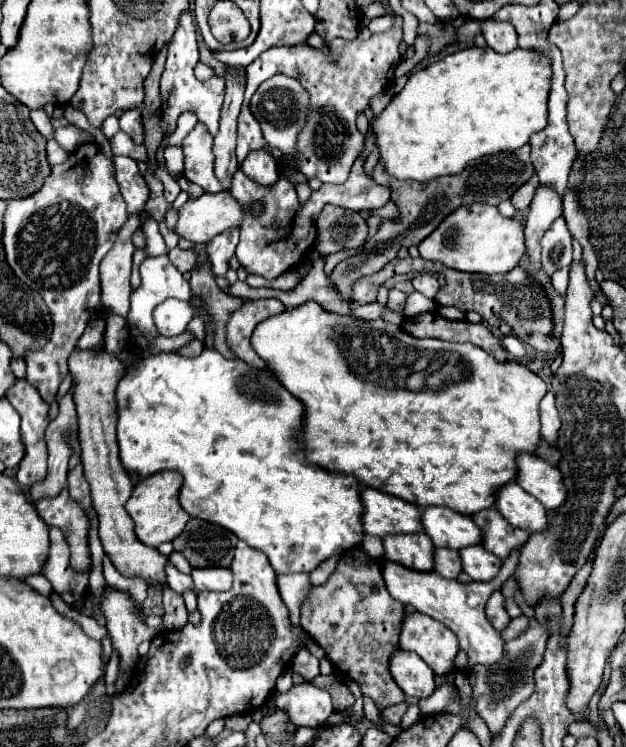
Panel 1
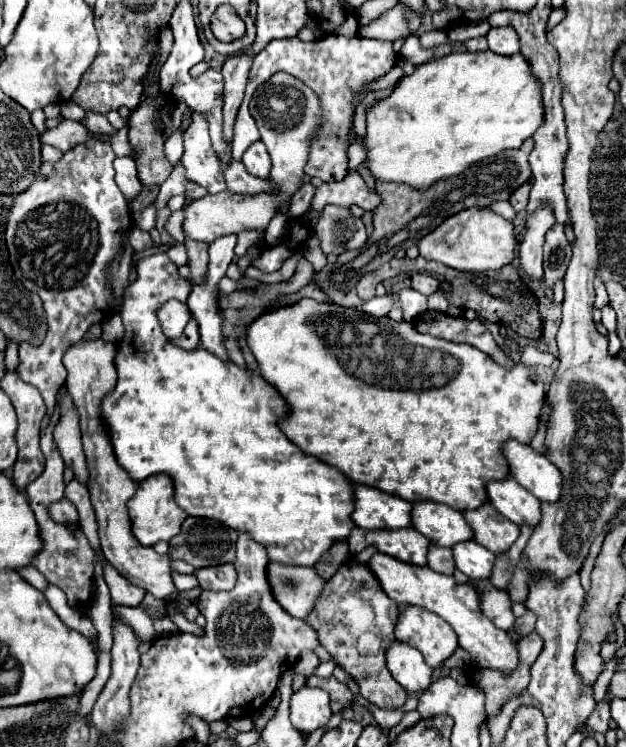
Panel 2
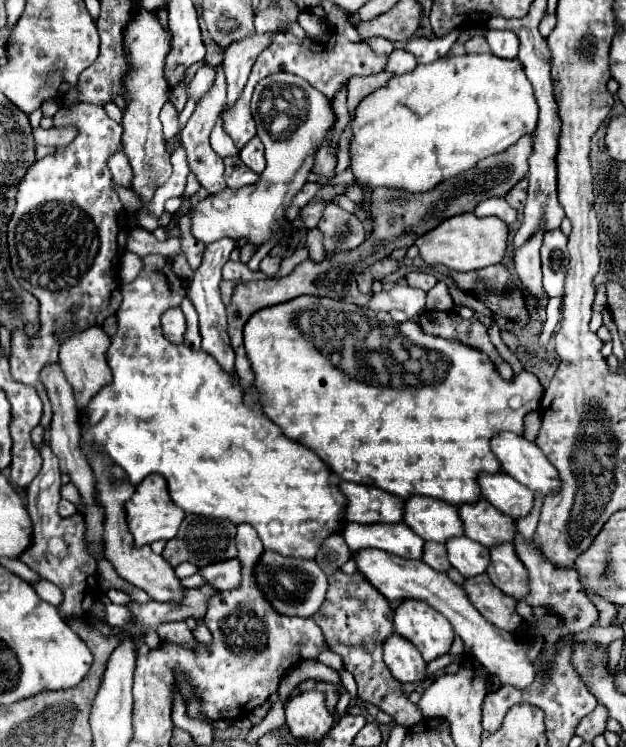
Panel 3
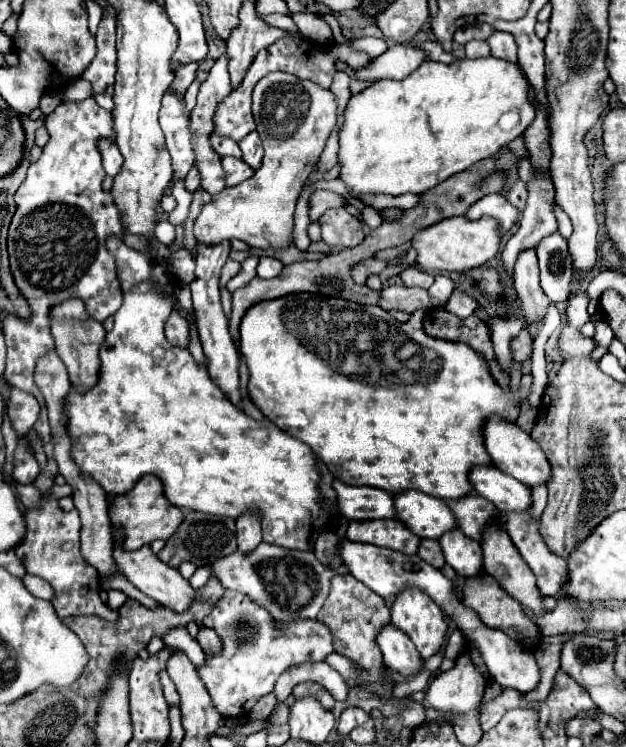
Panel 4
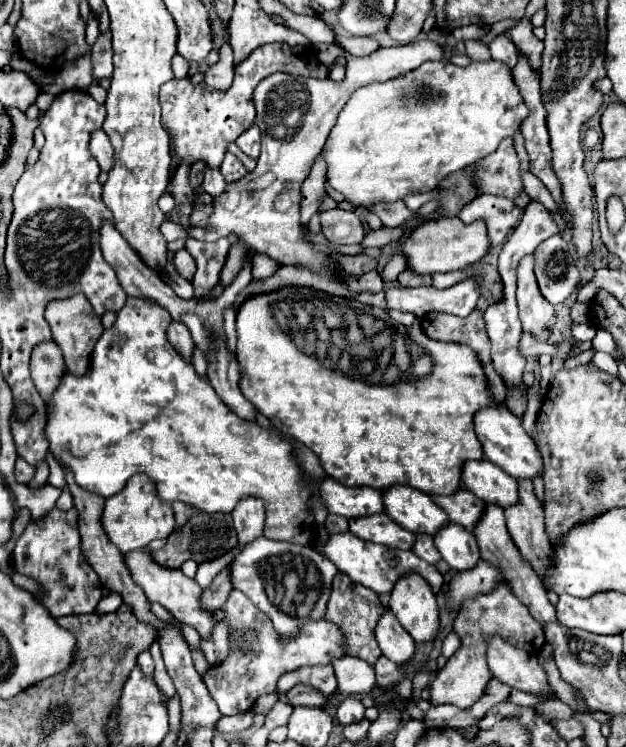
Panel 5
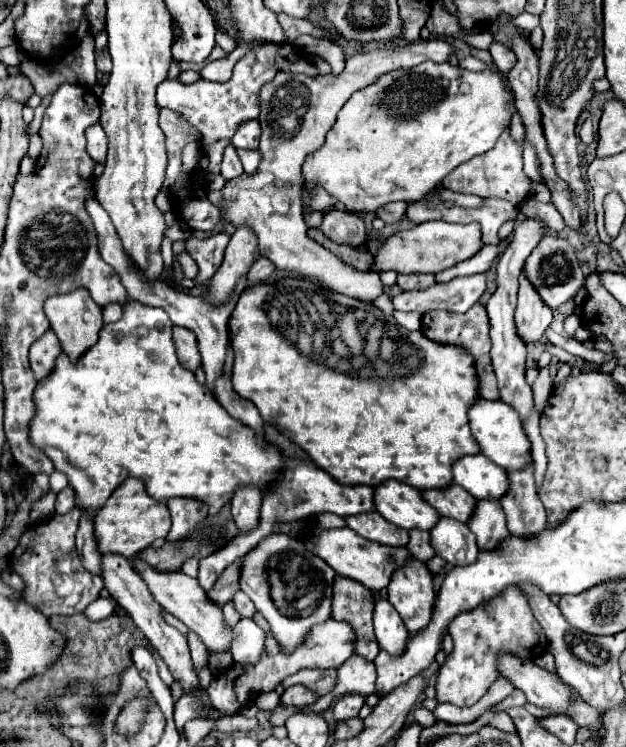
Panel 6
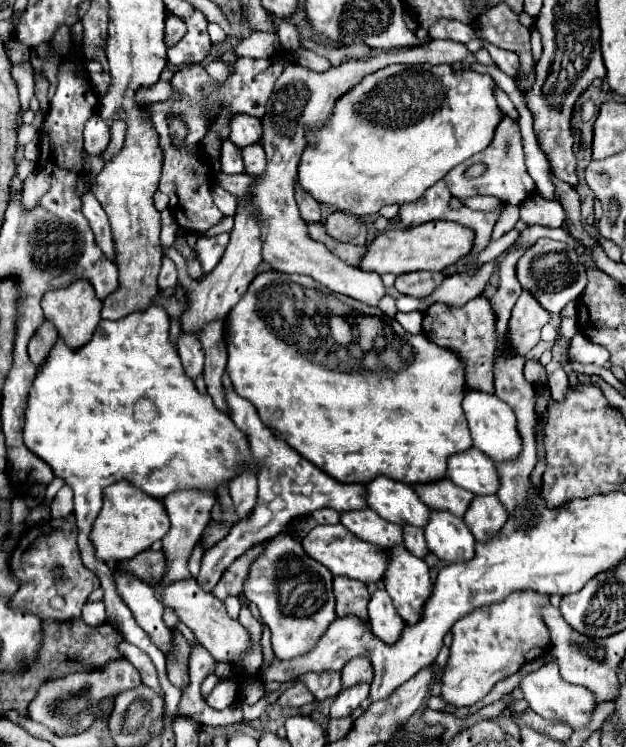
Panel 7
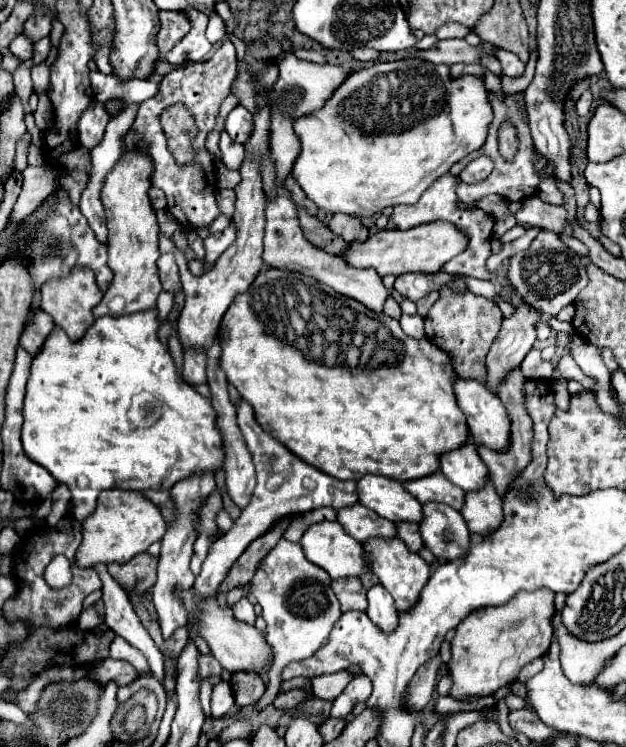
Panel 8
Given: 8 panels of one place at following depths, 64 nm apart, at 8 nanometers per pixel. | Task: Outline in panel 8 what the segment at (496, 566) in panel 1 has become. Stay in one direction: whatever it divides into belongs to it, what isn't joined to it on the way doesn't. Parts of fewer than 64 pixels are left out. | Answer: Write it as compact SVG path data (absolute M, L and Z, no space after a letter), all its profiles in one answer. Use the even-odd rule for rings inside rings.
M436 502L422 504L420 534L424 546L440 560L464 556L470 542L470 532L460 512Z

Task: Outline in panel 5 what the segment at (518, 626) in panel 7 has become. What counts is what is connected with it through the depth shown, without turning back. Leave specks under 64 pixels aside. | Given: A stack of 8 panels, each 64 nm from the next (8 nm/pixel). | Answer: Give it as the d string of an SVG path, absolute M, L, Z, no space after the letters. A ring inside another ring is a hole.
M500 584L496 592L490 592L490 596L478 596L472 600L472 604L464 604L452 624L452 630L460 638L460 648L448 658L446 666L436 674L436 680L430 686L430 702L434 706L454 704L458 708L470 708L476 700L480 700L486 684L492 680L492 672L486 662L486 650L490 644L488 640L494 636L500 636L512 646L526 650L530 656L538 656L546 644L544 630L532 618L528 608L514 596L508 584Z

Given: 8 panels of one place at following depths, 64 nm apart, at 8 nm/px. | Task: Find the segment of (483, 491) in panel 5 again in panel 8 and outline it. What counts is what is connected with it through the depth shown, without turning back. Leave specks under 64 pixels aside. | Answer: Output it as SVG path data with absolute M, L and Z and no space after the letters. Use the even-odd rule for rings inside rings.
M470 442L456 450L444 452L440 456L440 472L466 492L482 488L488 478L488 468L482 464L476 446Z

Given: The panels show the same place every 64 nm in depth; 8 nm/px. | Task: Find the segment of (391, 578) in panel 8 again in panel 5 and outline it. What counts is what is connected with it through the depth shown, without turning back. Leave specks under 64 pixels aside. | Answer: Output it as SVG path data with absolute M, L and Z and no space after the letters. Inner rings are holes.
M416 572L400 576L388 600L388 608L396 614L416 644L434 640L440 630L438 602L432 586Z

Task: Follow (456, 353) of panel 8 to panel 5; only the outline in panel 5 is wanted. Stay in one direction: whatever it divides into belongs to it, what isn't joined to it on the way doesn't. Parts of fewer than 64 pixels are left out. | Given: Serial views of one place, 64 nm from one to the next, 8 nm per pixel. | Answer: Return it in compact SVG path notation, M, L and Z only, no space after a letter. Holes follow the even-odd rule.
M478 308L466 318L444 314L444 312L428 312L422 318L422 330L432 340L456 342L456 344L470 346L478 354L478 358L484 366L484 374L488 378L488 392L492 396L492 402L496 402L496 404L504 402L506 388L504 388L504 382L500 382L500 378L496 376L496 370L492 368L486 322L484 322L484 316Z

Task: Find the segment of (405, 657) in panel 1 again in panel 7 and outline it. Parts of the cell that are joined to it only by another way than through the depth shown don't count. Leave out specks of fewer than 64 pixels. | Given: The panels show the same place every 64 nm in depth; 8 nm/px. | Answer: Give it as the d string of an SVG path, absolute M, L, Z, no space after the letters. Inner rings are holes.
M376 590L370 598L368 604L368 620L370 620L370 628L372 632L384 640L384 642L396 642L402 628L404 628L404 620L400 620L400 614L396 612L392 598L388 596L386 590Z

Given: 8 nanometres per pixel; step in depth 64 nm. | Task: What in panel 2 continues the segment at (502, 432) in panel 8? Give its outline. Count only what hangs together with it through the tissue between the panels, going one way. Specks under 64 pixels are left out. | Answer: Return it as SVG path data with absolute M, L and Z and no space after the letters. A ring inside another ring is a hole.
M508 440L502 446L504 458L508 460L510 476L532 492L542 502L552 502L560 498L562 474L560 470L530 444Z

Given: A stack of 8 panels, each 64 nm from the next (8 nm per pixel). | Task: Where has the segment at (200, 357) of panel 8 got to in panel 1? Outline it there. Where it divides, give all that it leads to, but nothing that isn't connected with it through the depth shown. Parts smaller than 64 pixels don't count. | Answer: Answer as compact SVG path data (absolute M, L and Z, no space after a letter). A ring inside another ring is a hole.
M176 298L164 300L154 310L154 322L162 336L178 336L186 330L188 322L194 318L192 306L188 302L180 302Z

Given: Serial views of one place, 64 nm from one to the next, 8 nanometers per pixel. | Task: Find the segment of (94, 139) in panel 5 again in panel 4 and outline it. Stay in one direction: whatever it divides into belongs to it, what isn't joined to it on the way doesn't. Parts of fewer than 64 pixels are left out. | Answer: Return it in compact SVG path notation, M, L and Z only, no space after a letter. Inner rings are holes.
M108 144L108 146L102 150L102 166L104 166L106 174L108 174L108 176L116 176L116 172L120 170L120 164L122 164L122 160L120 160L118 148L116 148L114 144Z

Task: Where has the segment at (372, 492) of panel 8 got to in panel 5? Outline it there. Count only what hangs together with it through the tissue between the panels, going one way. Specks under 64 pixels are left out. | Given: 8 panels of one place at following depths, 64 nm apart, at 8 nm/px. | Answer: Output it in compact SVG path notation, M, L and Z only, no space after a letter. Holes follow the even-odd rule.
M394 484L392 488L384 490L382 496L386 516L414 534L436 534L440 526L450 522L448 516L444 516L444 512L440 512L440 508L428 500L428 494L406 484Z

